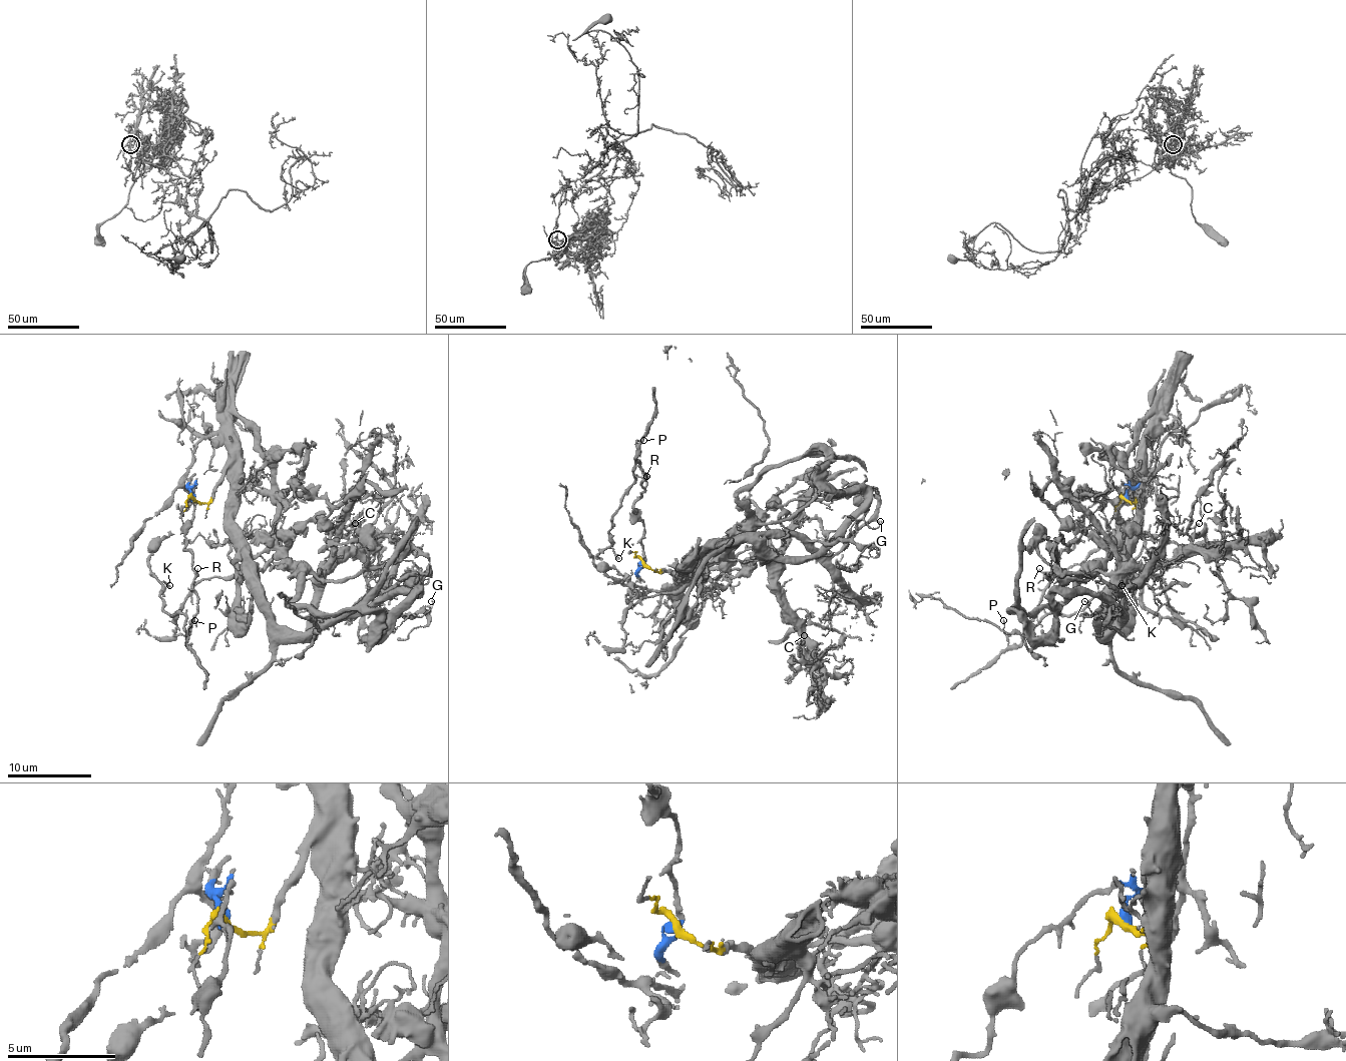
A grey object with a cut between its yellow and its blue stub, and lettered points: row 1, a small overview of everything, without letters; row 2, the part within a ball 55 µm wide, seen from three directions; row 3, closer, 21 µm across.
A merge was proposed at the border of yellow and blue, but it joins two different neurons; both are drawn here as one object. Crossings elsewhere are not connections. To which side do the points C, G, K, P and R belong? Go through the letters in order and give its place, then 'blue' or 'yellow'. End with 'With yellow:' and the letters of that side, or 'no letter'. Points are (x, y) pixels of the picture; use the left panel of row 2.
C: at (355, 523); yellow
G: at (431, 601); yellow
K: at (169, 585); blue
P: at (194, 620); blue
R: at (197, 568); blue
With yellow: C, G

